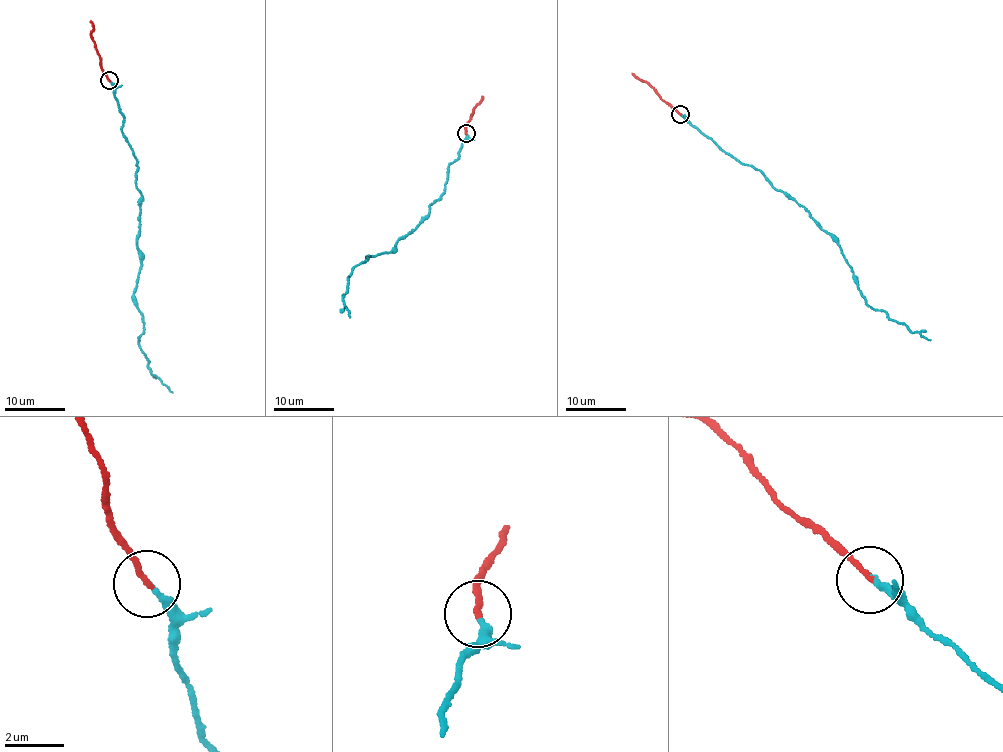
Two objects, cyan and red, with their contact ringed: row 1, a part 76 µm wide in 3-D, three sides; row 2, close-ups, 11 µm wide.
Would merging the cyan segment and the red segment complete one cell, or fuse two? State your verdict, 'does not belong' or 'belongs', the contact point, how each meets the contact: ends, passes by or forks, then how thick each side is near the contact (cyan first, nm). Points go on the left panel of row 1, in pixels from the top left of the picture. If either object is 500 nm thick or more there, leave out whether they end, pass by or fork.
belongs; place (109, 80); cyan ends; red ends; calibres 200 and 200 nm

